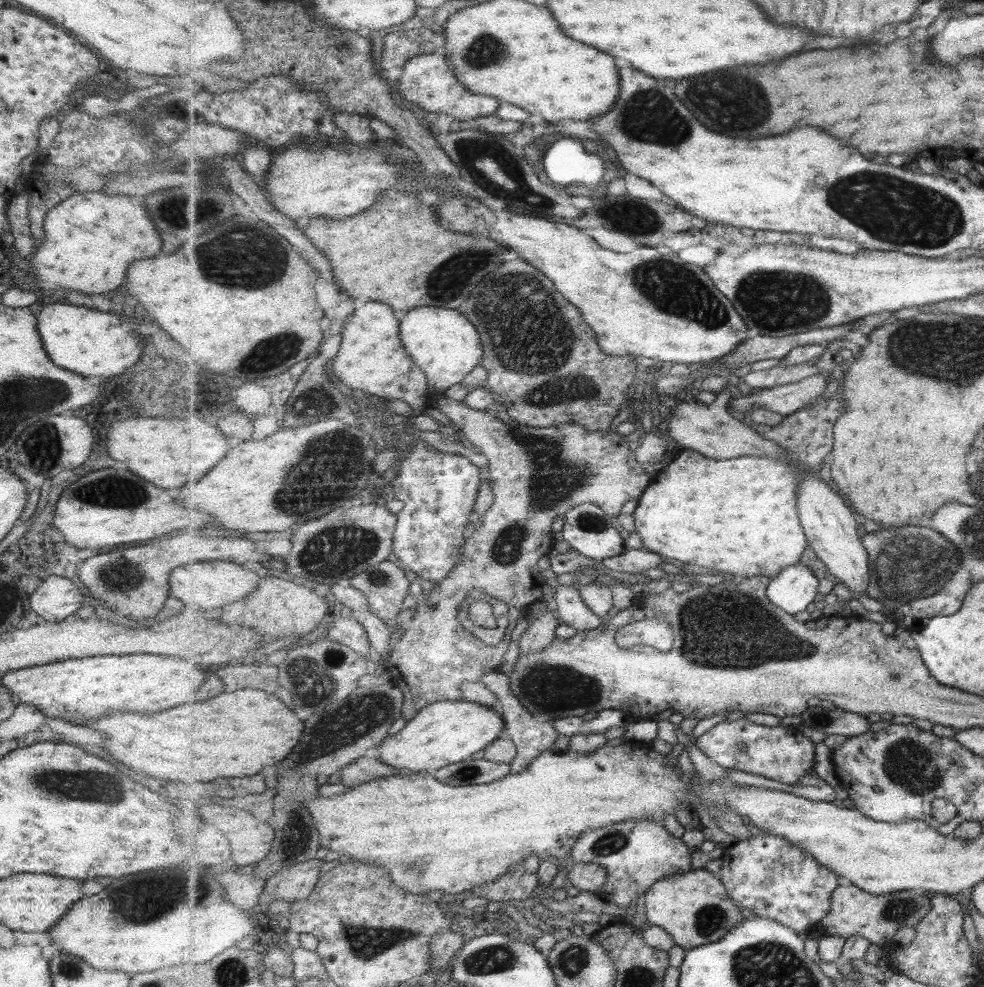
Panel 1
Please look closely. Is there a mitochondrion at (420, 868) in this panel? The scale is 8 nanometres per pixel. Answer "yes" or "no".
yes

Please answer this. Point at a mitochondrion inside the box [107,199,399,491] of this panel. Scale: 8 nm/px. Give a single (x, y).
(235, 257)

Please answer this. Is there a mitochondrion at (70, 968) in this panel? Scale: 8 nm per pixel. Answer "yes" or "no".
yes

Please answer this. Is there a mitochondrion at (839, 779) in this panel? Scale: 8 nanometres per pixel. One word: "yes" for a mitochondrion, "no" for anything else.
no

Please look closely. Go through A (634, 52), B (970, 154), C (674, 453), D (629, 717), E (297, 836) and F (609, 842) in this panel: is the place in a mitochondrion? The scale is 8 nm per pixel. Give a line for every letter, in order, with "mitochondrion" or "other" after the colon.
A: other
B: other
C: other
D: other
E: mitochondrion
F: mitochondrion

